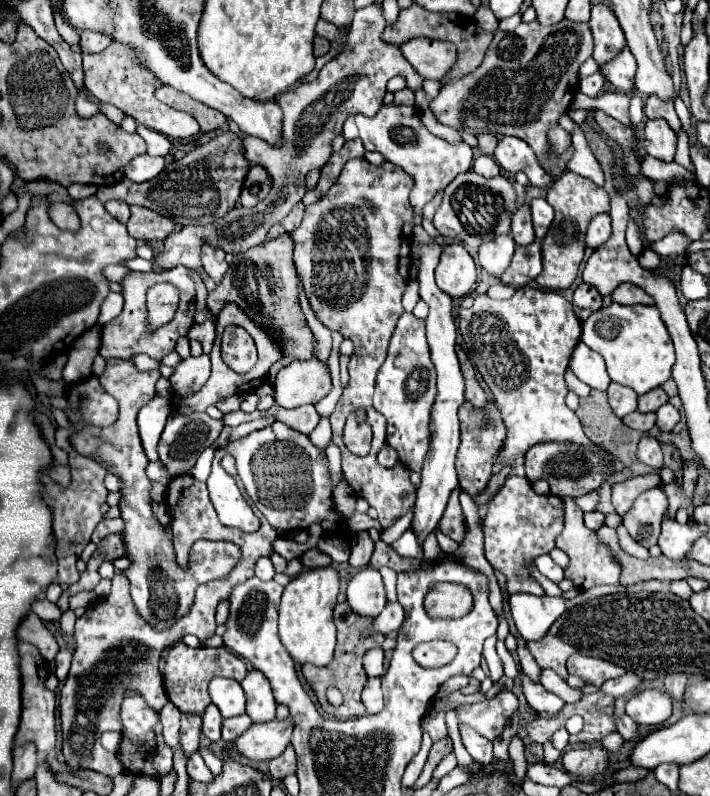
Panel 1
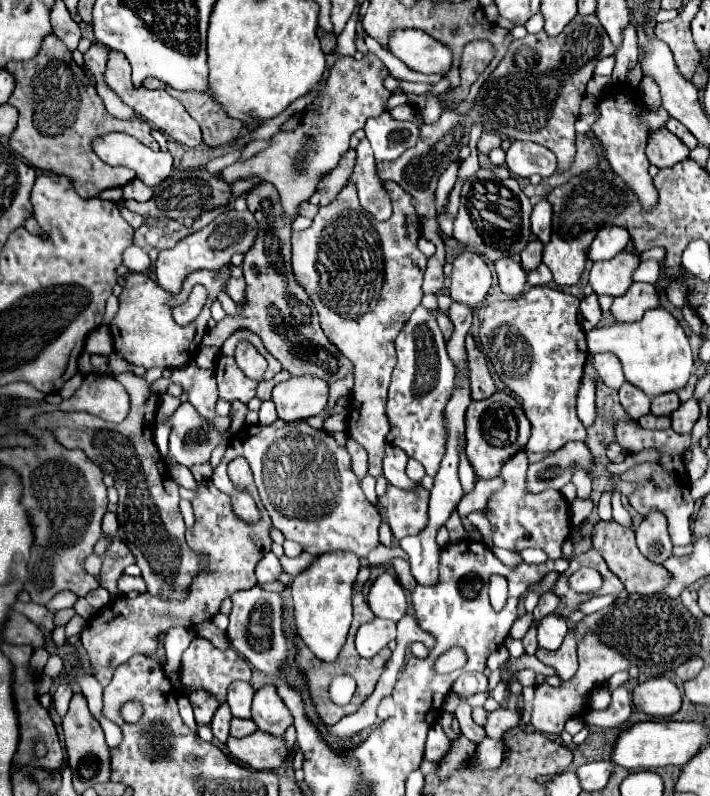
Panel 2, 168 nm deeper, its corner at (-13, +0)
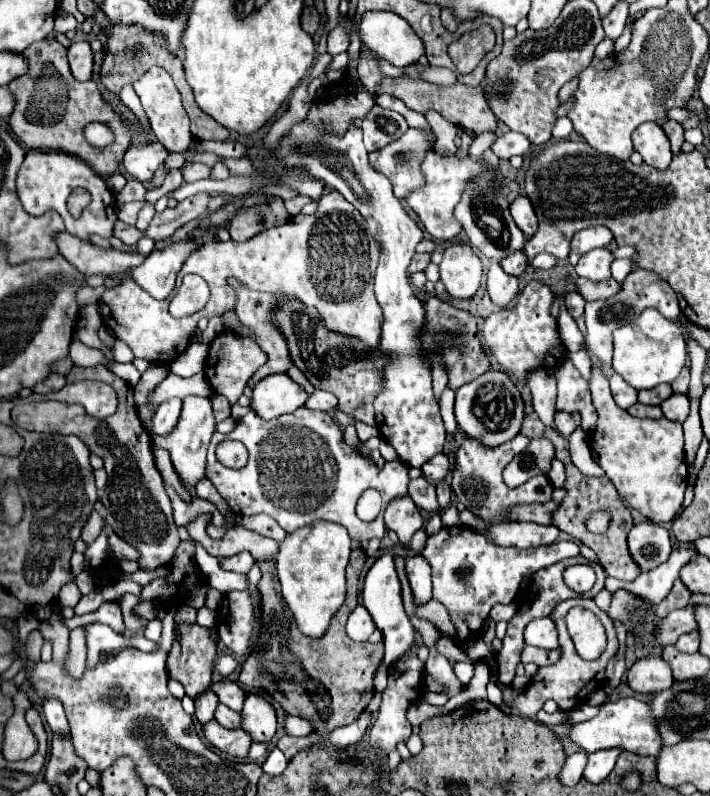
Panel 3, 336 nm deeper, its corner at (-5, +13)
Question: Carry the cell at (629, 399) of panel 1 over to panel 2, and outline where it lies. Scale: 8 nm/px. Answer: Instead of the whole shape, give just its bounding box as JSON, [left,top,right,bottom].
[619,382,649,420]

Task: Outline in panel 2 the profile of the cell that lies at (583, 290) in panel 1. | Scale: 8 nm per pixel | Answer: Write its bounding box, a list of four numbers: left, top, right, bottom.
[579,294,601,330]

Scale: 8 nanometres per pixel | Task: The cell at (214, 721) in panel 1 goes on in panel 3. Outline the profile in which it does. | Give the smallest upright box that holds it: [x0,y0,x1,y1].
[195,691,219,725]

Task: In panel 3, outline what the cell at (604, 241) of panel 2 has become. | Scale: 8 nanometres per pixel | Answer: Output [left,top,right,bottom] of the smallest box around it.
[569,225,613,265]

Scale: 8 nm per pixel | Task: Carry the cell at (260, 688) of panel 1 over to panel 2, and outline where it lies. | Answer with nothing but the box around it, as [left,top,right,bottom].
[251,686,293,736]

